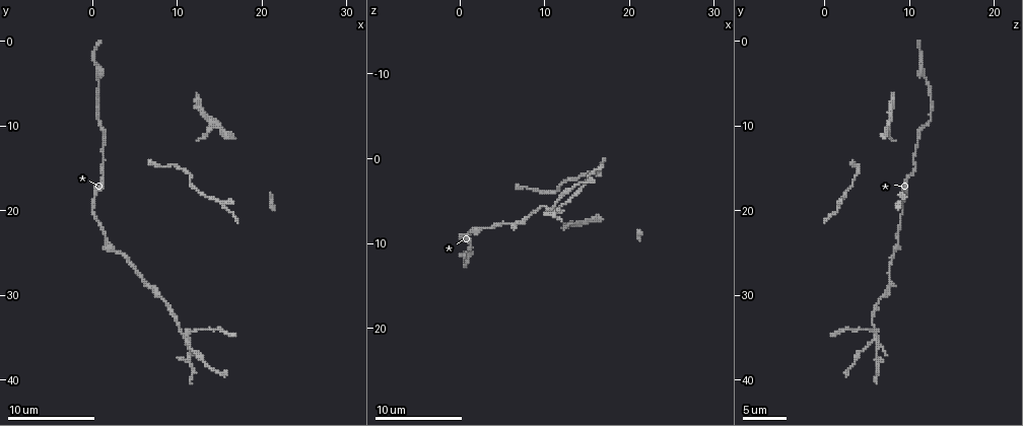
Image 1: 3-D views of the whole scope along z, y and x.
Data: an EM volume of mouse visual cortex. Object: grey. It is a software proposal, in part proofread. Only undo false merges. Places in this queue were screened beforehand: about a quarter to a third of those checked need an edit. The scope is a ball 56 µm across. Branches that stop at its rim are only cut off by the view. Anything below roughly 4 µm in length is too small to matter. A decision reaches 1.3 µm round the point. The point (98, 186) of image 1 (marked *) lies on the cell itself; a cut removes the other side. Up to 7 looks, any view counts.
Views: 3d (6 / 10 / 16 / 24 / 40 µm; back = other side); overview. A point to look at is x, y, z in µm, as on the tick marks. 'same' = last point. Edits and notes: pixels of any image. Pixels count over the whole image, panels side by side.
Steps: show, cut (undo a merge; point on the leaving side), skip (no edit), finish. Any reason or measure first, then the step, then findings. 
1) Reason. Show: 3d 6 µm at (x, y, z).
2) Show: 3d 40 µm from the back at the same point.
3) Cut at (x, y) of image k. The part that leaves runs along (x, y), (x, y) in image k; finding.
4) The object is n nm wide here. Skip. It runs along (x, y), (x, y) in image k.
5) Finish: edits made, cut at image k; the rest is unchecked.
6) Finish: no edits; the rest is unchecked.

Sudden change in width. Show: 3d 10 µm at (1.2, 15.0, 10.8).

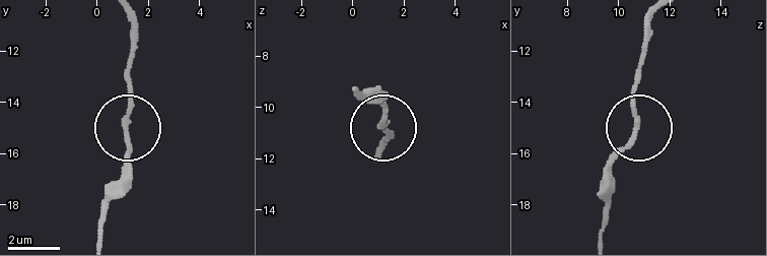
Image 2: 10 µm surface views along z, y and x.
Other side. Show: 3d 10 µm from the back at (1.1, 15.1, 10.6).

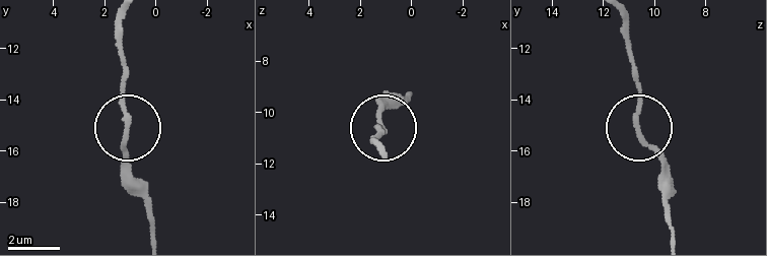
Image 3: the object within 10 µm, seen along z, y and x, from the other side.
Skip. It runs along (134, 178), (125, 147), (123, 58) in image 3; continuous, no second cell.

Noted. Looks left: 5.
Calibre changes. Show: 3d 10 µm at (0.8, 4.8, 12.2).

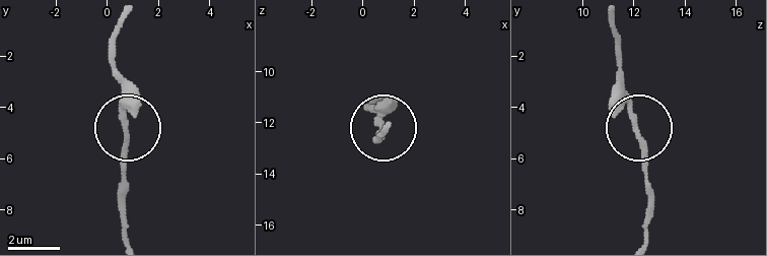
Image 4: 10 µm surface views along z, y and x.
The object is 190 nm wide here. Skip. It runs along (647, 234), (647, 148), (617, 72) in image 4; all the same cell.

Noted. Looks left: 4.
Calibre changes. Show: 3d 10 µm at (7.6, 30.4, 7.2).

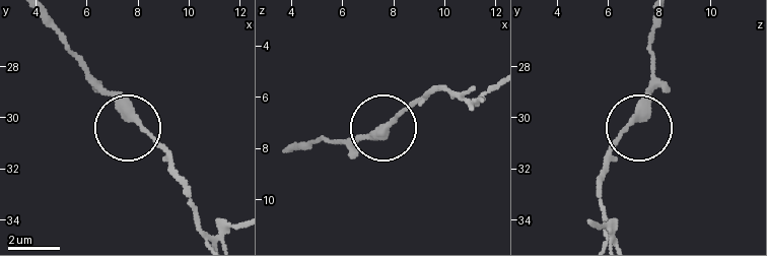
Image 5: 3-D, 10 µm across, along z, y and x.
Skip. It runs along (291, 148), (314, 140), (369, 140), (429, 97) in image 5; continuous, no second cell.

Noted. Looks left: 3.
Four or more arms meet. Show: 3d 16 µm at (11.0, 34.6, 6.2).

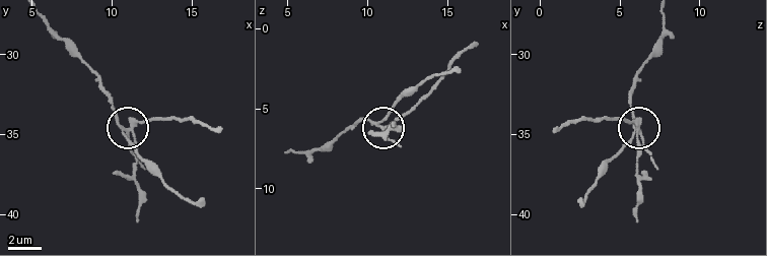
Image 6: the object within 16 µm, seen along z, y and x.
From behind. Show: 3d 16 µm from the back at (11.2, 34.7, 6.1).

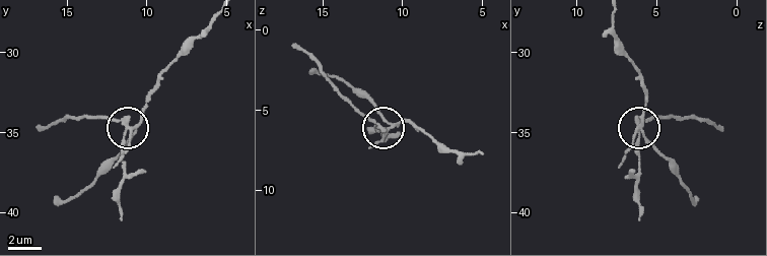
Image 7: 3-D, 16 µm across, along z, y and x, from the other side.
The side arm is 8 µm long. Cut at (128, 146) of image 7. The part that leaves runs along (133, 125), (101, 117), (73, 117), (38, 125) in image 7; two cells meet here.

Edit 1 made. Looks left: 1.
Finish: edits made, cut at image 7; the rest is unchecked.

